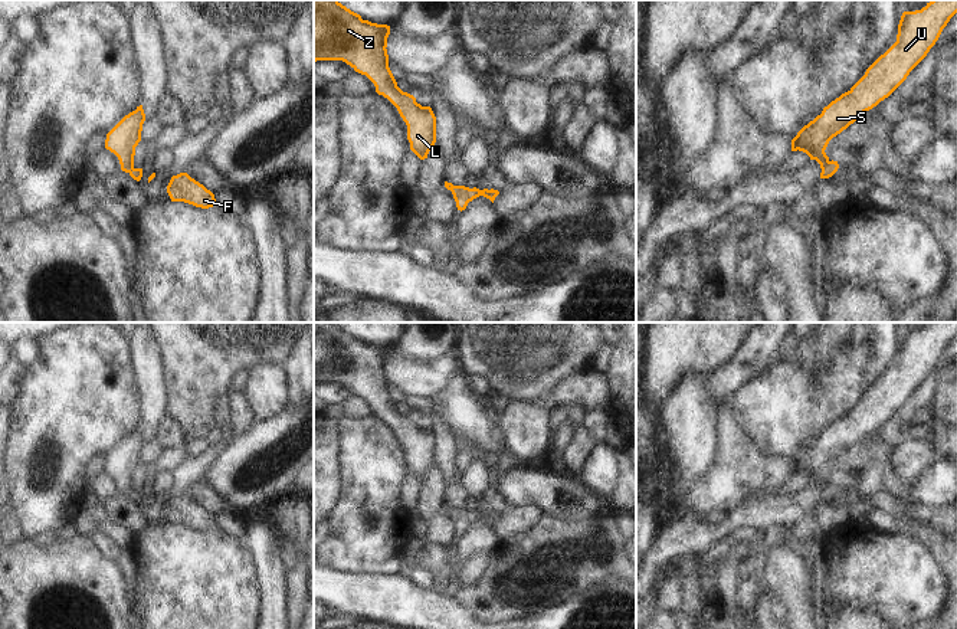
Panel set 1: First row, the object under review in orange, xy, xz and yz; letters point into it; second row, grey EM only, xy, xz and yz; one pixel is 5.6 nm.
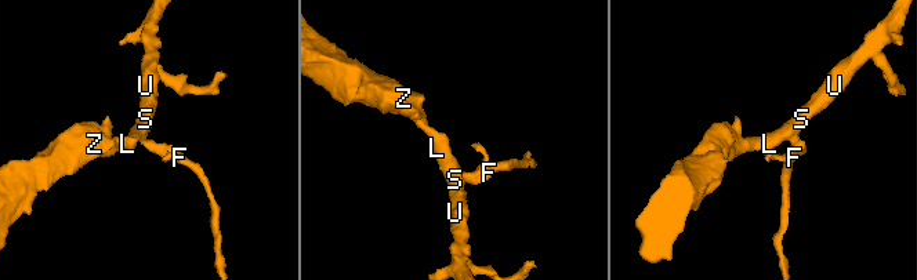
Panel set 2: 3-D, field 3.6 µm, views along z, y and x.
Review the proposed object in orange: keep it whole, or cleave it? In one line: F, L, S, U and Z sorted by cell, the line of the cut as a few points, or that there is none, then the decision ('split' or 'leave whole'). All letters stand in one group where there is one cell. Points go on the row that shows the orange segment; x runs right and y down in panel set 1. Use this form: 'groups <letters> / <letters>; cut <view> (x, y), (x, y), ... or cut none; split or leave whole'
groups F L S U Z; cut none; leave whole

